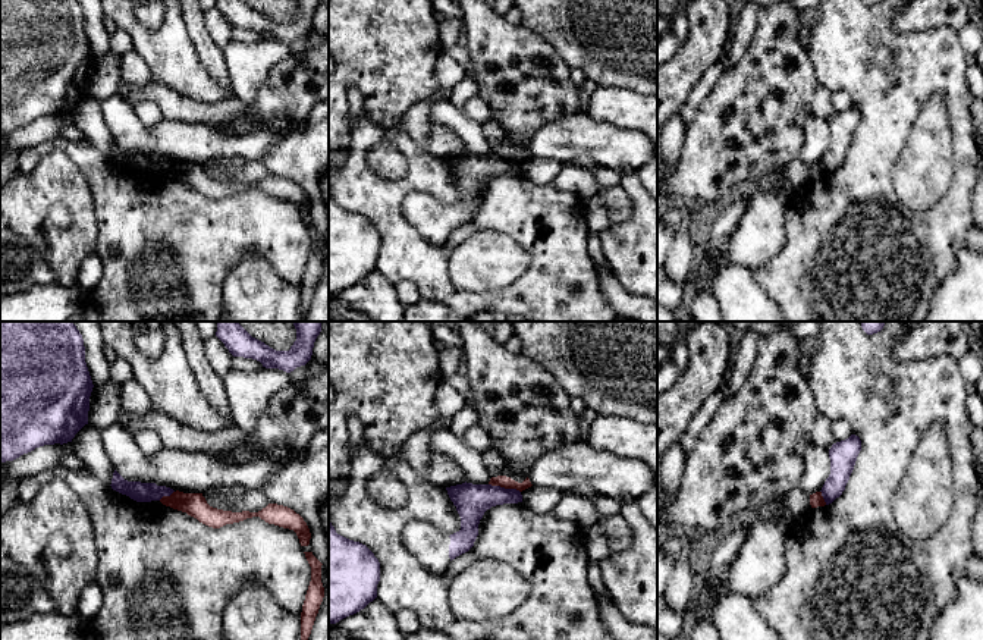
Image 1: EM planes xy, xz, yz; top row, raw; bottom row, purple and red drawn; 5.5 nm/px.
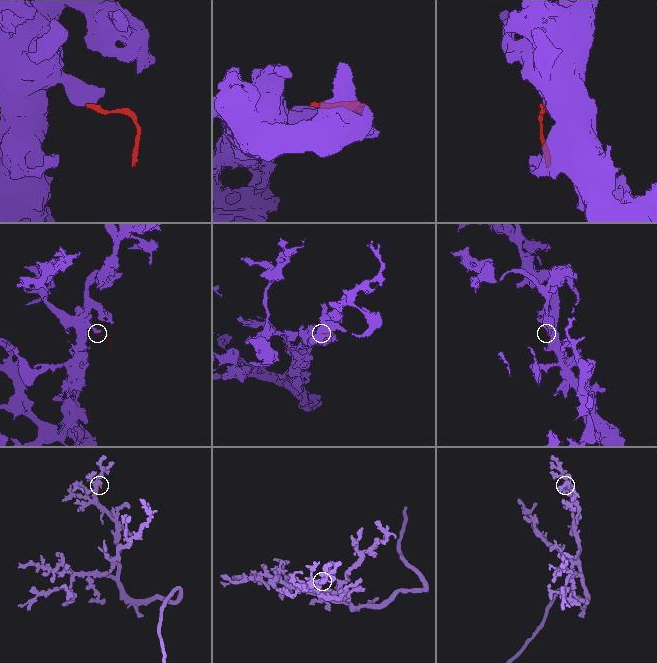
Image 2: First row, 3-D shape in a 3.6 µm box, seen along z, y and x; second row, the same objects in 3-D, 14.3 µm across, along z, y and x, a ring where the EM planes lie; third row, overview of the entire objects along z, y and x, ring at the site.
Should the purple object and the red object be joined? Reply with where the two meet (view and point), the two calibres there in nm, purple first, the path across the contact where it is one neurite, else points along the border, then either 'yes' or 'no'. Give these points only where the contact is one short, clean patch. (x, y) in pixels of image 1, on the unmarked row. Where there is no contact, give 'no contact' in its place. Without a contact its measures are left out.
contact xz (503, 159); calibres 190 and 70 nm; border xz (489, 154), (515, 159), (520, 163); no

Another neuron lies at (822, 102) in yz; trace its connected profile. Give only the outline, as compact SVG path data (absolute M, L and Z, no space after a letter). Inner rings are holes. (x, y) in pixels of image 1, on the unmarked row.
M817 85L816 88L816 92L811 101L811 112L814 116L827 122L833 116L830 91L826 90L823 85Z

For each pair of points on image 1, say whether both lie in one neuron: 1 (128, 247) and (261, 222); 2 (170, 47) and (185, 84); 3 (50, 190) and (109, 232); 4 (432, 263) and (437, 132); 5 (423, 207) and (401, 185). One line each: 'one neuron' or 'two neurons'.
1: one neuron
2: one neuron
3: two neurons
4: two neurons
5: two neurons

